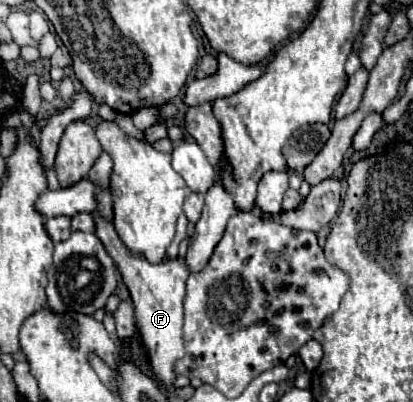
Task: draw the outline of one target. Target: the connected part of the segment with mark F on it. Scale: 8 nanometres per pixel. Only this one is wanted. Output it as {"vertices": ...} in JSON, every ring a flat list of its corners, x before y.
{"vertices":[[94,214,96,222,96,236,102,240,106,250,110,252,112,260,116,262,124,284,130,290,134,308,136,308,136,326,140,330,142,342,148,350,148,362,150,368,162,386,170,386,176,380,174,364,184,356,184,346,182,346,182,300,184,300,184,286,188,278,188,268,184,260,162,260,160,264,150,264,144,256,132,254,116,234,114,226,102,218,100,214]]}

